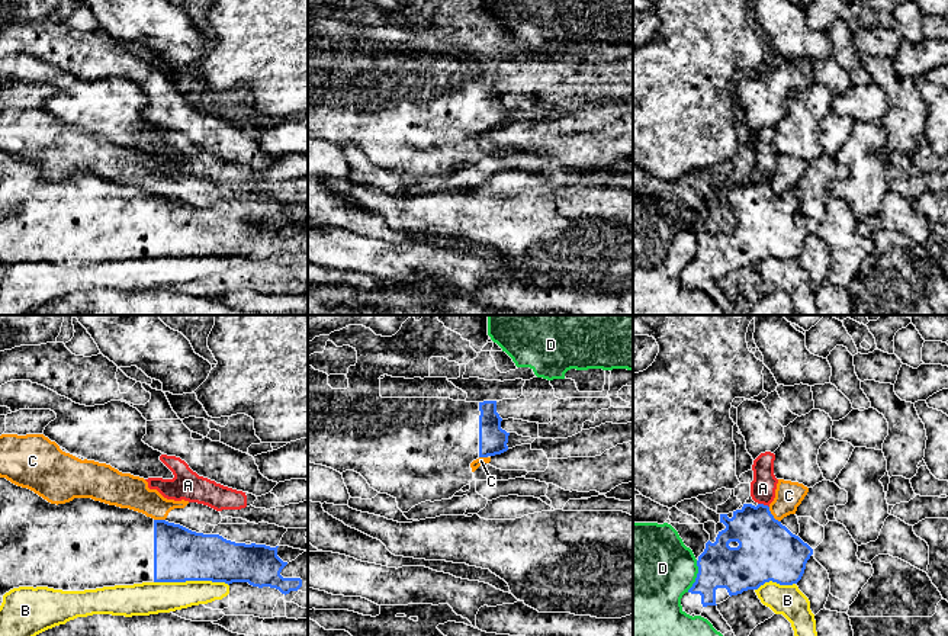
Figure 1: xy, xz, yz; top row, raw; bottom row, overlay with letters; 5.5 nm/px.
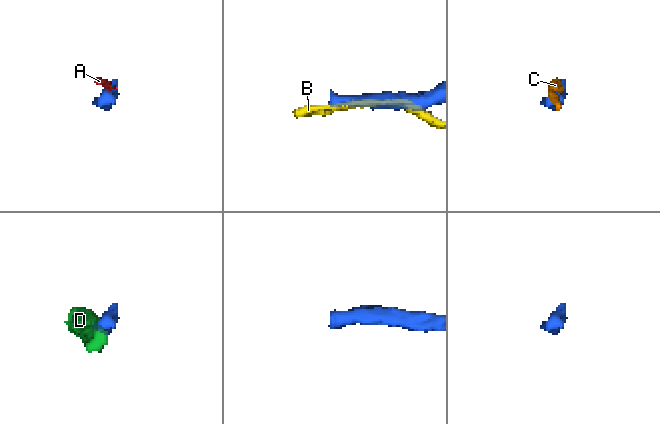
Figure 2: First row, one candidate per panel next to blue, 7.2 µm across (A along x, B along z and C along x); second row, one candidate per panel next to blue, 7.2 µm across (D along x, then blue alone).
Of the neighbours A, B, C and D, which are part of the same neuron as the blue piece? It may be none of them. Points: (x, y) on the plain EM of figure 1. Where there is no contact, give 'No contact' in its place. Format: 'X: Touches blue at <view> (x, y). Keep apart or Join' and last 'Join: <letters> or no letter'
A: Touches blue at yz (762, 179). Keep apart
B: Touches blue at xy (192, 254). Keep apart
C: Touches blue at yz (773, 190). Keep apart
D: Touches blue at yz (697, 251). Keep apart
Join: no letter

